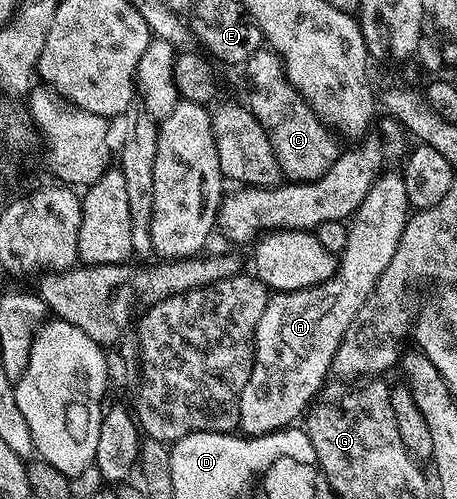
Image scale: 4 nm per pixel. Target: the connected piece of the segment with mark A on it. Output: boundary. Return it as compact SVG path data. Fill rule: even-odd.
M383 174L368 191L364 203L355 211L348 221L348 247L338 257L338 267L334 274L324 283L313 285L307 289L297 289L291 293L275 292L267 296L264 315L260 315L260 323L254 336L254 366L248 383L244 383L244 391L240 395L241 432L251 437L262 437L266 433L275 433L278 429L293 426L294 421L305 414L308 406L319 396L318 388L322 385L326 373L331 372L336 355L336 347L344 339L344 331L356 319L356 311L364 307L364 299L376 287L376 279L384 275L384 267L388 267L392 255L396 255L396 243L400 243L400 235L406 226L408 206L406 204L406 188L401 175Z

